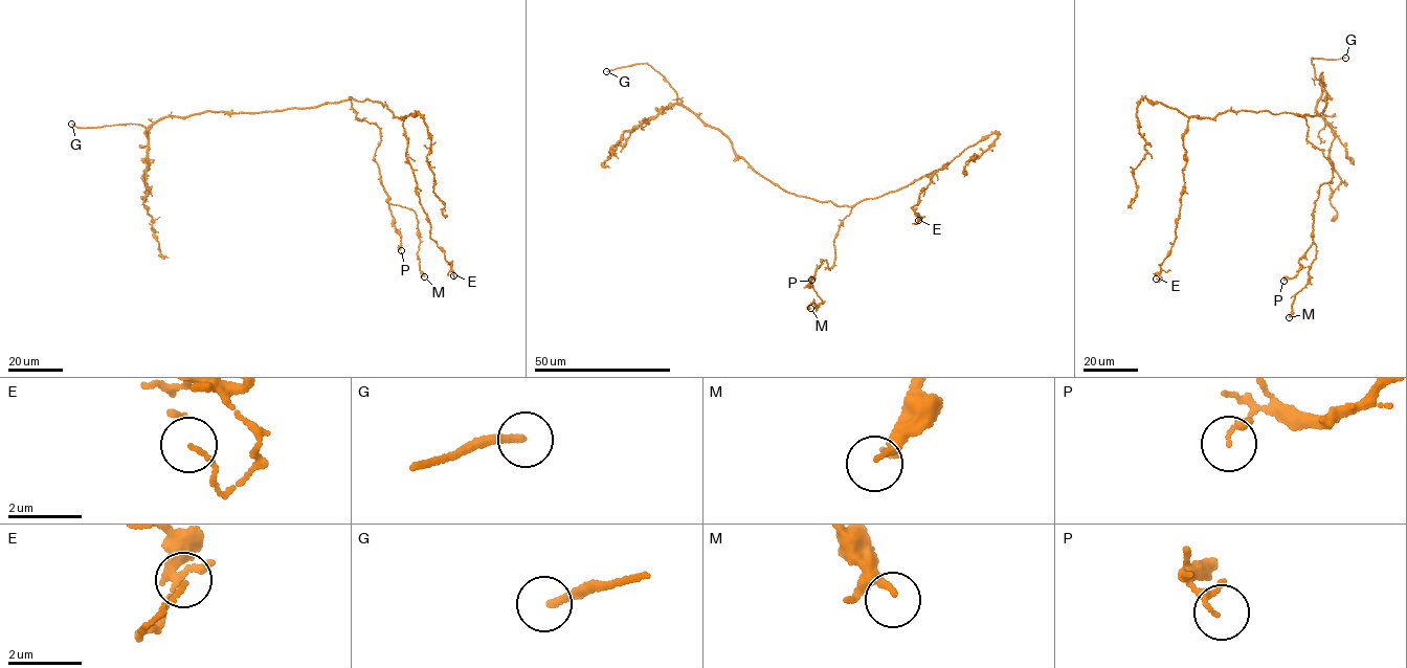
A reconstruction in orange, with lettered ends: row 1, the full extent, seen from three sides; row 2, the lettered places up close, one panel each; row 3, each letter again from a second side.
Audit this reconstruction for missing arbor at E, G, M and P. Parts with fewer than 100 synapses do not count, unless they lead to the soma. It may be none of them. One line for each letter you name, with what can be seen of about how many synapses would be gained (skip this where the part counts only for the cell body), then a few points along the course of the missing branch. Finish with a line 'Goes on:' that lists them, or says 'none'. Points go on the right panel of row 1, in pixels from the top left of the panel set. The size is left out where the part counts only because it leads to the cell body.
G: (1345, 58), (1360, 49), (1392, 56)
Goes on: G

